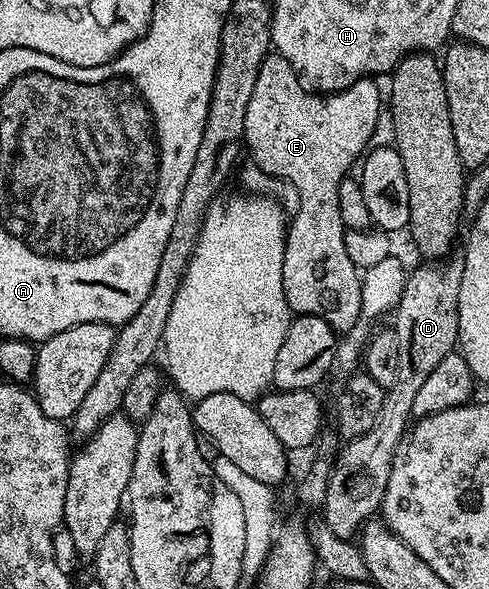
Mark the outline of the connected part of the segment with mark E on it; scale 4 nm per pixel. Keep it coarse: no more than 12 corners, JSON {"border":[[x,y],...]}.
{"border":[[261,64],[244,148],[290,180],[281,296],[345,335],[362,320],[339,183],[383,117],[372,76],[310,93]]}

